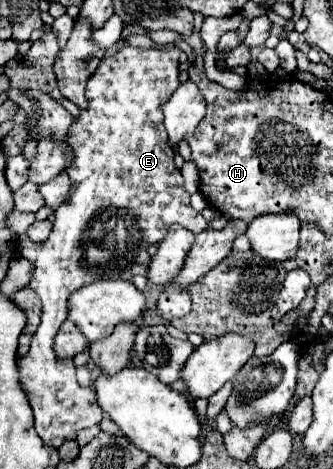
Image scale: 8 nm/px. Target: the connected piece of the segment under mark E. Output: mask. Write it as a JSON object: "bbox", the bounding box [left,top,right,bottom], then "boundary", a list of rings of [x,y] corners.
{"bbox":[16,46,207,448],"boundary":[[[125,46],[117,54],[101,60],[97,72],[87,82],[85,94],[89,100],[89,110],[81,110],[81,116],[73,122],[67,138],[75,152],[75,160],[65,170],[71,178],[71,190],[67,202],[55,210],[53,232],[45,242],[33,242],[26,233],[16,240],[17,251],[35,264],[31,288],[37,292],[43,304],[41,324],[33,334],[29,354],[19,362],[19,372],[35,414],[35,432],[45,444],[53,448],[59,448],[67,440],[75,440],[79,430],[97,424],[103,414],[103,410],[97,406],[93,388],[79,386],[73,358],[59,358],[55,354],[55,336],[69,314],[69,296],[91,280],[131,280],[137,274],[147,274],[147,264],[151,260],[147,256],[147,248],[151,244],[159,244],[173,224],[181,224],[193,234],[199,234],[207,228],[205,218],[191,208],[191,196],[183,188],[183,176],[173,164],[173,150],[163,128],[161,104],[165,104],[179,86],[179,54],[181,48],[143,50],[137,46]]]}

